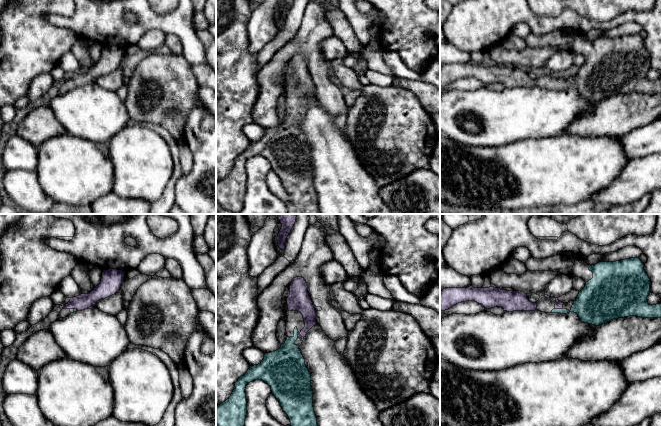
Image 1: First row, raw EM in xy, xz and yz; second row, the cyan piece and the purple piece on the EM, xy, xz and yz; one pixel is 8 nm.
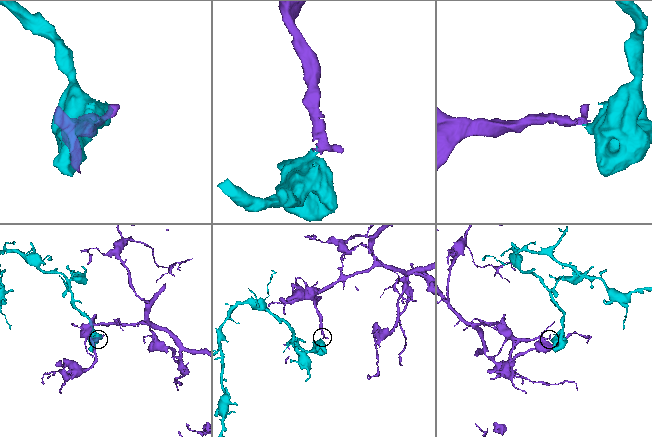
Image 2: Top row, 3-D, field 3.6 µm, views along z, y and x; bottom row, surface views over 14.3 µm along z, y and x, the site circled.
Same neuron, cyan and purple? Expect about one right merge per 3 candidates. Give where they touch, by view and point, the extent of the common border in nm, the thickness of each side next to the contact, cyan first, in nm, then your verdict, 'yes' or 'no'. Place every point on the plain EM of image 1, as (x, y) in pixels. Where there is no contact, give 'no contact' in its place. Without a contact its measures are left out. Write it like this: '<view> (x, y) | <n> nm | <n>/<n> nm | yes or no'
yz (559, 85) | 60 nm | 260/60 nm | yes

